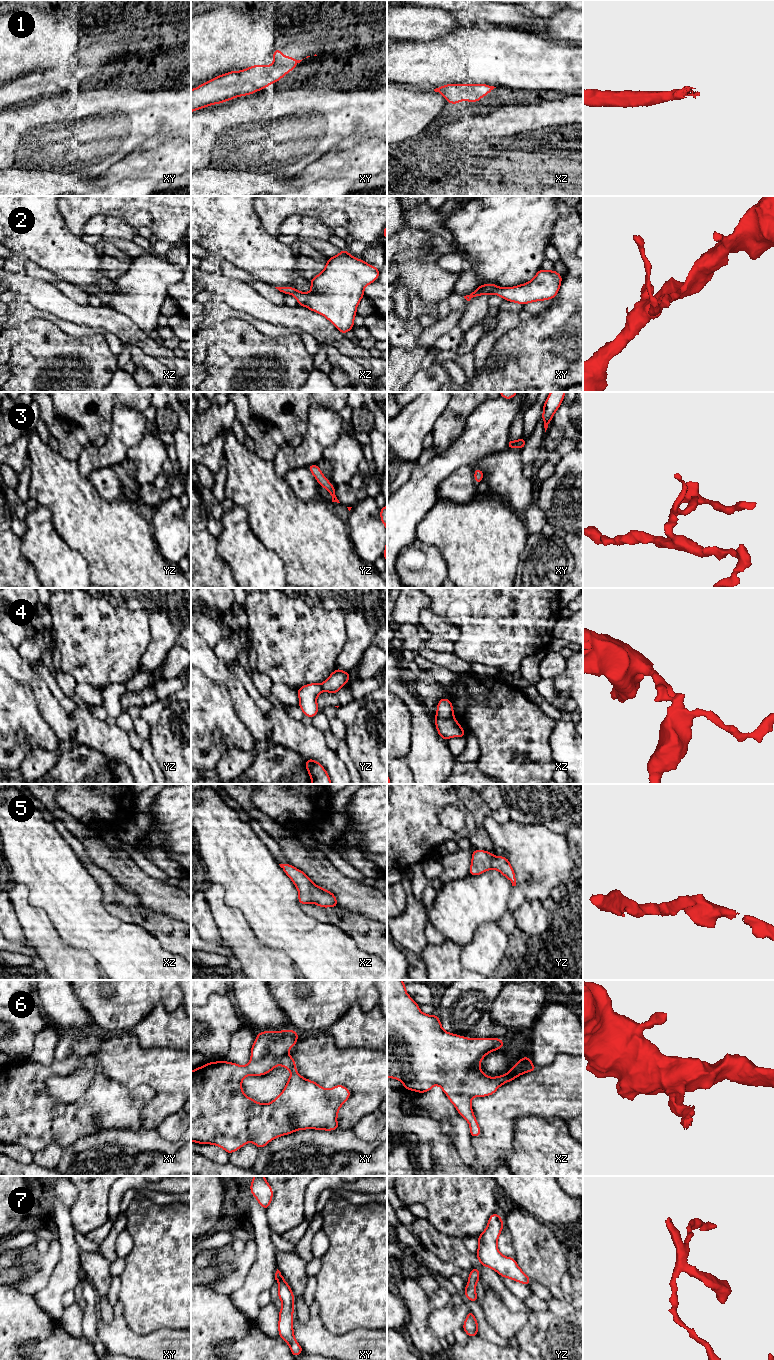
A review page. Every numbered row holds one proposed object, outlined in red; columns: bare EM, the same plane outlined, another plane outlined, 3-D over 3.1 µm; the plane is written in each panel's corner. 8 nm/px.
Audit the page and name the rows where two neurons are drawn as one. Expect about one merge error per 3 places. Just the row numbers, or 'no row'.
4

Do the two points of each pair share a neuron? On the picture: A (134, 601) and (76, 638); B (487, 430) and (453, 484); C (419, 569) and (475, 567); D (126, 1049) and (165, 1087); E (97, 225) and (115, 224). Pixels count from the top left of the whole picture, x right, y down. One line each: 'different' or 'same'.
A: different
B: different
C: different
D: same
E: same

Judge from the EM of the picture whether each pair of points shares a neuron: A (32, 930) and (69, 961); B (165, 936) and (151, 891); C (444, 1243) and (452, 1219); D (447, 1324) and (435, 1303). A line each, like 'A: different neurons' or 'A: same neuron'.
A: same neuron
B: different neurons
C: different neurons
D: different neurons

